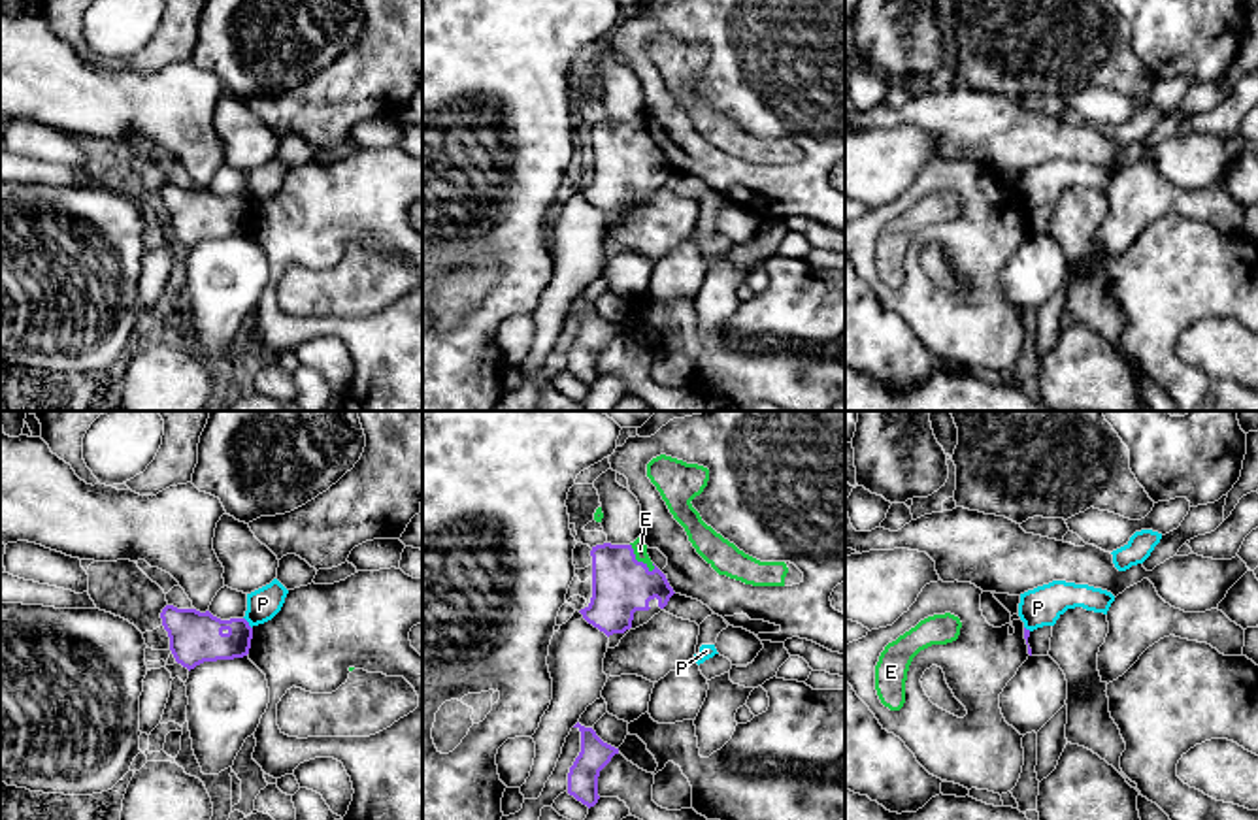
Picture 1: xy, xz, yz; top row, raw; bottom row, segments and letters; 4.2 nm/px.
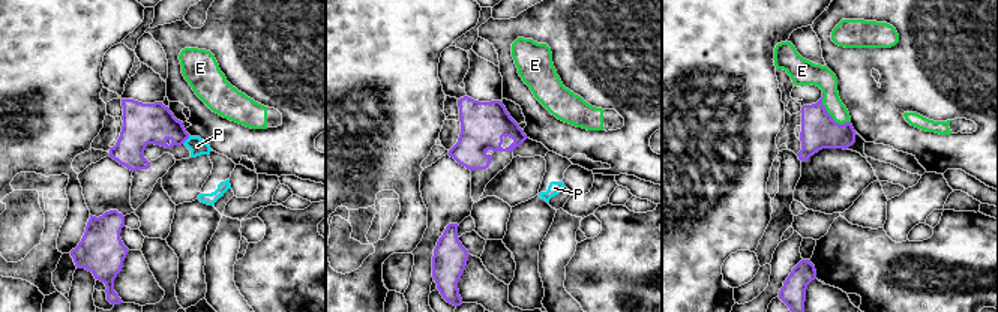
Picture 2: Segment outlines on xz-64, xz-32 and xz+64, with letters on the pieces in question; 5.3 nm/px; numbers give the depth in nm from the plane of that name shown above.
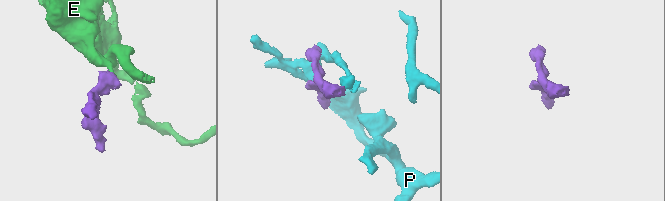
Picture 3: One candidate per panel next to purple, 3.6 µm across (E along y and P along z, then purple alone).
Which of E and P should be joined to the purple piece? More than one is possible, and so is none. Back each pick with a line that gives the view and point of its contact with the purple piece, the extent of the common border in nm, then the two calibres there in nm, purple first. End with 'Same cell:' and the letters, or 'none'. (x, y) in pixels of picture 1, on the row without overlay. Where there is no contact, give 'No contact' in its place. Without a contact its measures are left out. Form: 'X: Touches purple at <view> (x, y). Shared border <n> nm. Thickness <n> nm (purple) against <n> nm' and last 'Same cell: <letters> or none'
E: Touches purple at xz (634, 136). Shared border 160 nm. Thickness 260 nm (purple) against 60 nm
Same cell: E

